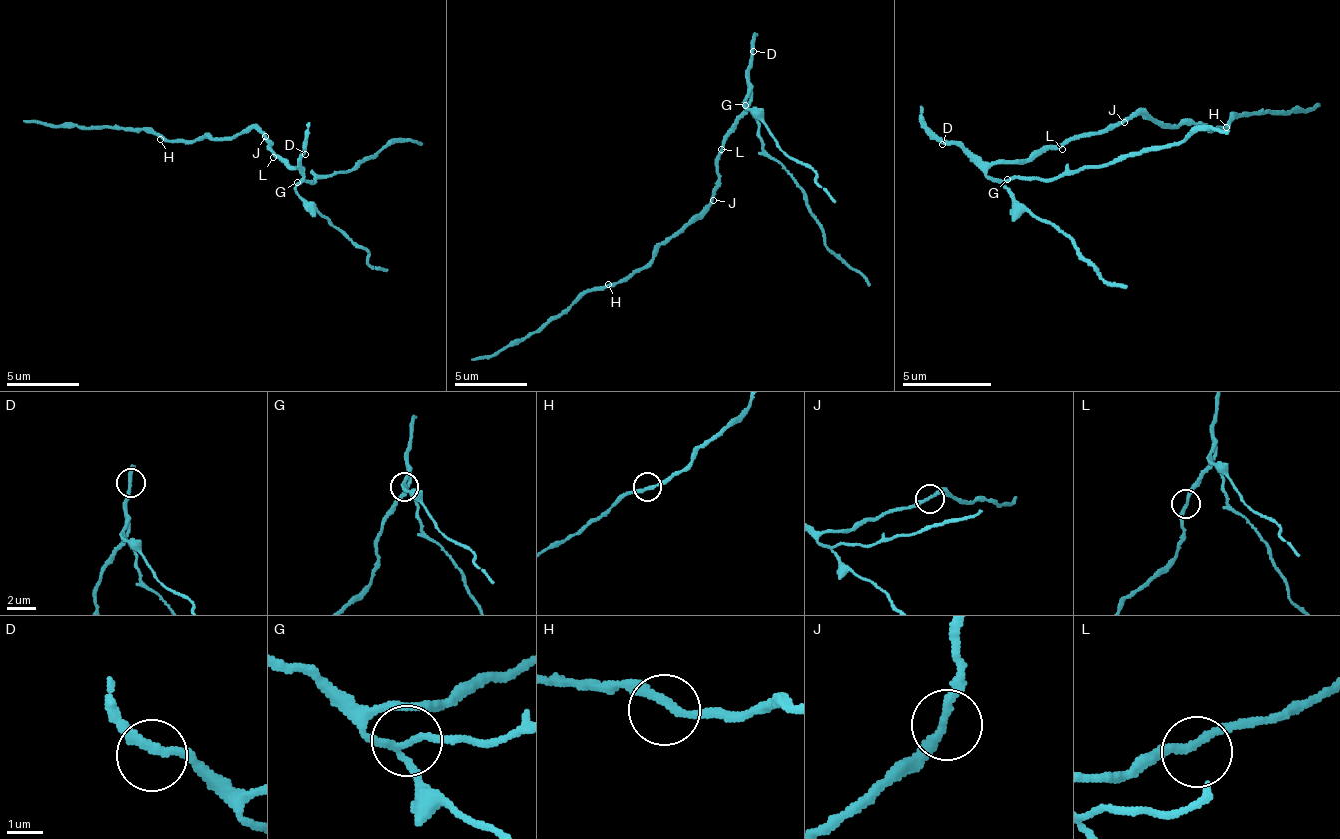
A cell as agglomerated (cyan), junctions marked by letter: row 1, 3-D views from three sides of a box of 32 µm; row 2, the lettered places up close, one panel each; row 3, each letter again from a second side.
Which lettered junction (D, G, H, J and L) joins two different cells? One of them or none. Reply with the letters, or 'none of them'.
G

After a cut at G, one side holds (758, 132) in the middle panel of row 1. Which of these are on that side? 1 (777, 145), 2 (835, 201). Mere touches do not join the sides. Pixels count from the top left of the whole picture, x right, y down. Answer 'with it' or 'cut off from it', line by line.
1: cut off from it
2: cut off from it

